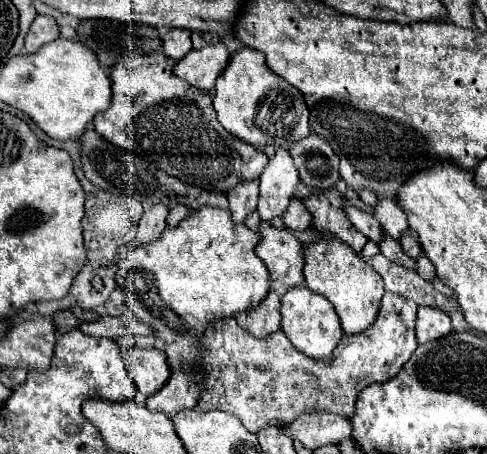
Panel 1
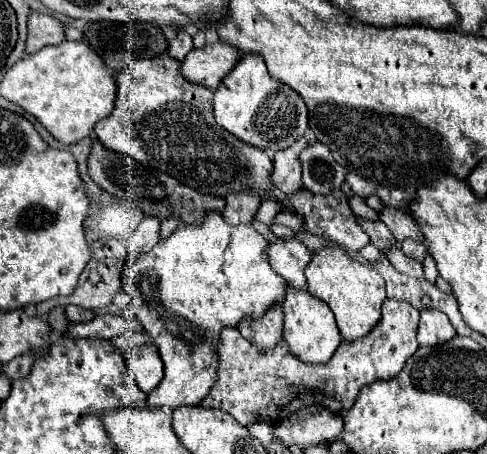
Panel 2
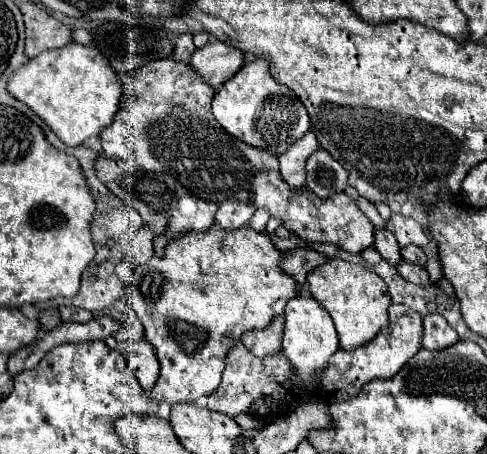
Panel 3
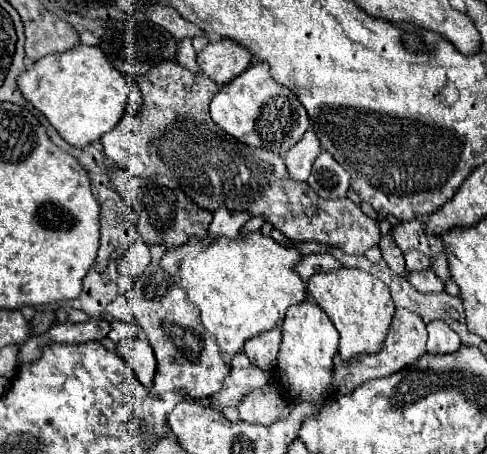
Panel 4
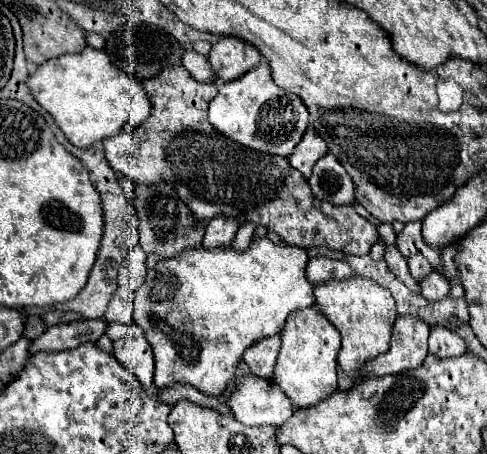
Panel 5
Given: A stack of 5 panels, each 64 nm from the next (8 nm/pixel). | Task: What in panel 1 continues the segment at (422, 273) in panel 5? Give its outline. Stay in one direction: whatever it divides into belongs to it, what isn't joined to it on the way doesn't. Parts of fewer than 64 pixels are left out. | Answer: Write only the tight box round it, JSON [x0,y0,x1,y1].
[400,234,422,258]

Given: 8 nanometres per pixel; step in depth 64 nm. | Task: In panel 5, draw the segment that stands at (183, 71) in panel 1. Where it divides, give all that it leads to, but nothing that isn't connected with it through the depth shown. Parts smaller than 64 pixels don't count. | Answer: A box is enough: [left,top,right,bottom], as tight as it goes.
[208,36,262,82]

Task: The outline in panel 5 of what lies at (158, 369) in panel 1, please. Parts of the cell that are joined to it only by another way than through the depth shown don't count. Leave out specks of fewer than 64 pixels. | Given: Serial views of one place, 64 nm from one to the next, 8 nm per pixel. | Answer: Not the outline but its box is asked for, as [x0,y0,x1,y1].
[114,336,154,390]

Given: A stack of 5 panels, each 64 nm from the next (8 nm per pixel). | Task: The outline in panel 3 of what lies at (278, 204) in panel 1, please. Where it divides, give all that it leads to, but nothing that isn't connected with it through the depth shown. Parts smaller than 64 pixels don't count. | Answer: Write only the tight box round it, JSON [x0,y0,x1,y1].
[248,132,318,232]

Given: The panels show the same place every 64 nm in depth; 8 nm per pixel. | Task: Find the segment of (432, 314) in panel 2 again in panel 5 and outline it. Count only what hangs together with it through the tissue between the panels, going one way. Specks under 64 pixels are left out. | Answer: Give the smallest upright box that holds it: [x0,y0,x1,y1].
[430,326,466,358]

